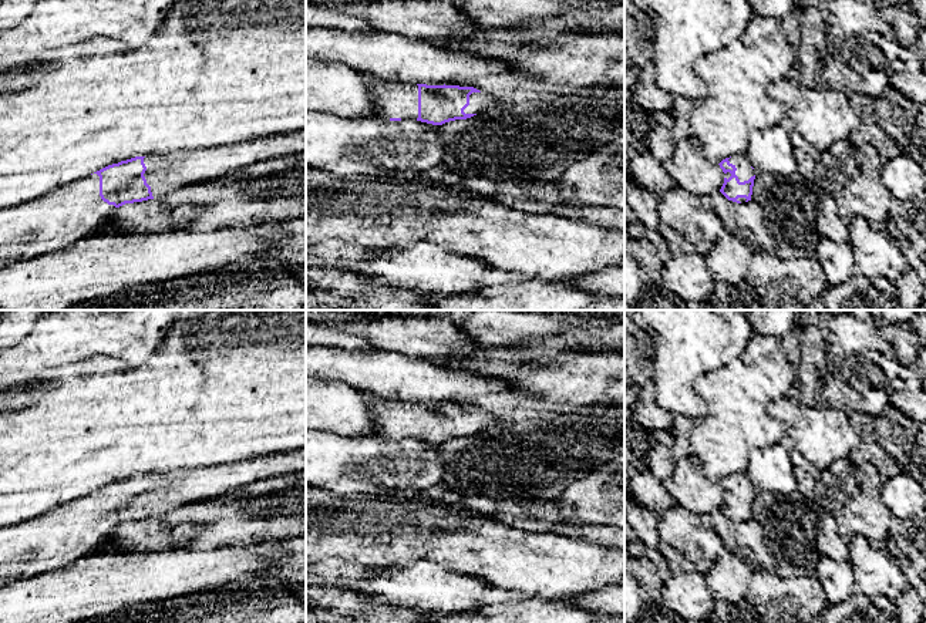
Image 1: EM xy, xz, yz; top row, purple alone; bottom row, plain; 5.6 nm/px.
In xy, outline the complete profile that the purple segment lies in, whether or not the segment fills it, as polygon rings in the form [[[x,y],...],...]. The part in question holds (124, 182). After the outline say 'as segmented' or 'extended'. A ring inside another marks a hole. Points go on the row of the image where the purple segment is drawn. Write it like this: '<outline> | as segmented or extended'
[[[306,129],[213,148],[135,156],[108,165],[40,198],[0,209],[0,263],[30,260],[65,249],[101,230],[114,211],[125,203],[161,198],[182,185],[222,178],[259,161],[300,152],[306,152]]] | extended

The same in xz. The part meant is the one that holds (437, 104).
[[[376,81],[370,87],[376,115],[383,119],[417,119],[442,125],[467,119],[494,105],[492,100],[474,87],[427,85]]] | extended

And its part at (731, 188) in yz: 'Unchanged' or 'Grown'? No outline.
Grown

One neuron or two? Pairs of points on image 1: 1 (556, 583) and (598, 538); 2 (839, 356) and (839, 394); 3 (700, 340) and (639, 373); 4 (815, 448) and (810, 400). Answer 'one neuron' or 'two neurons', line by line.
1: two neurons
2: one neuron
3: two neurons
4: two neurons

